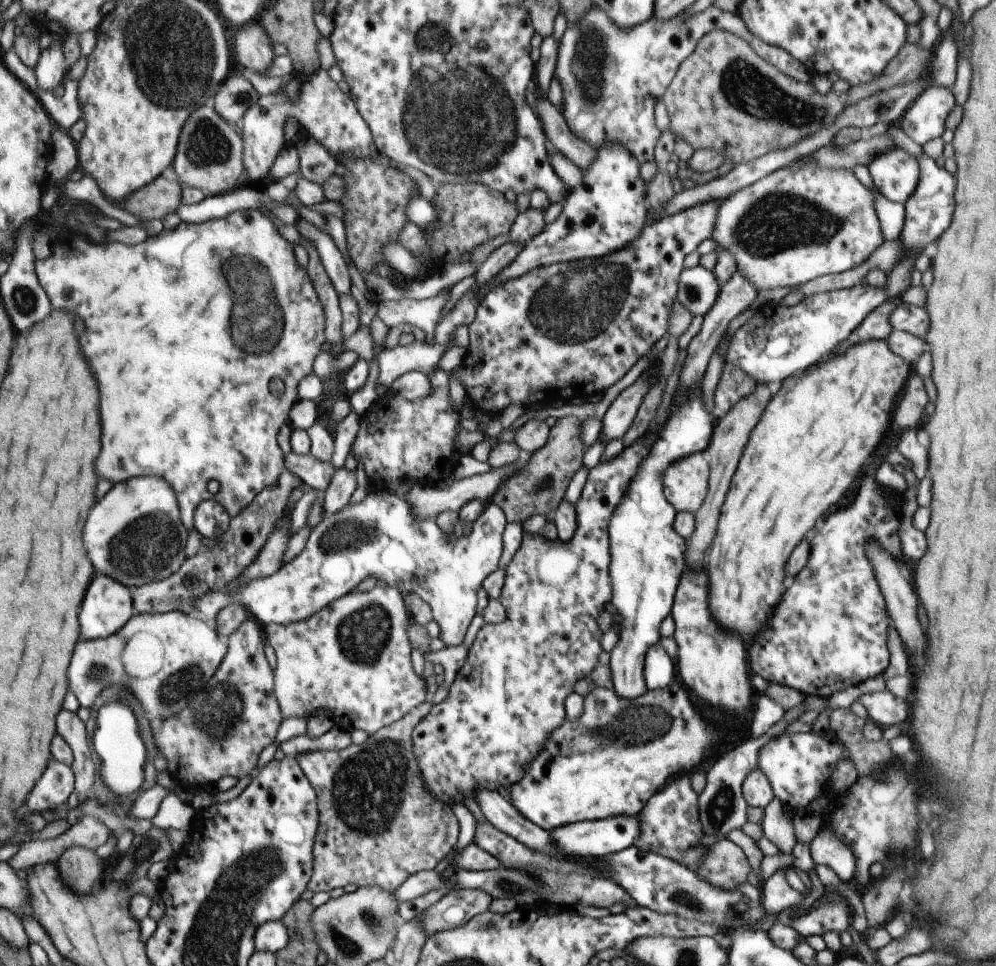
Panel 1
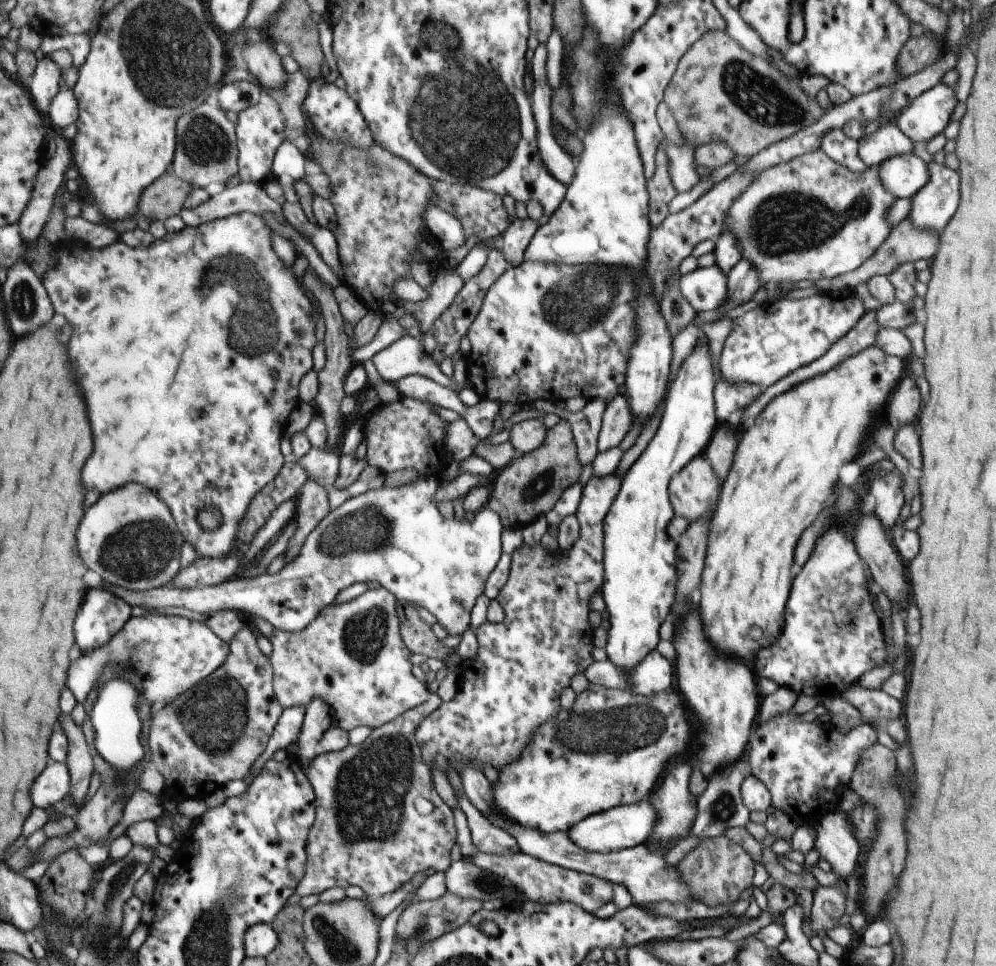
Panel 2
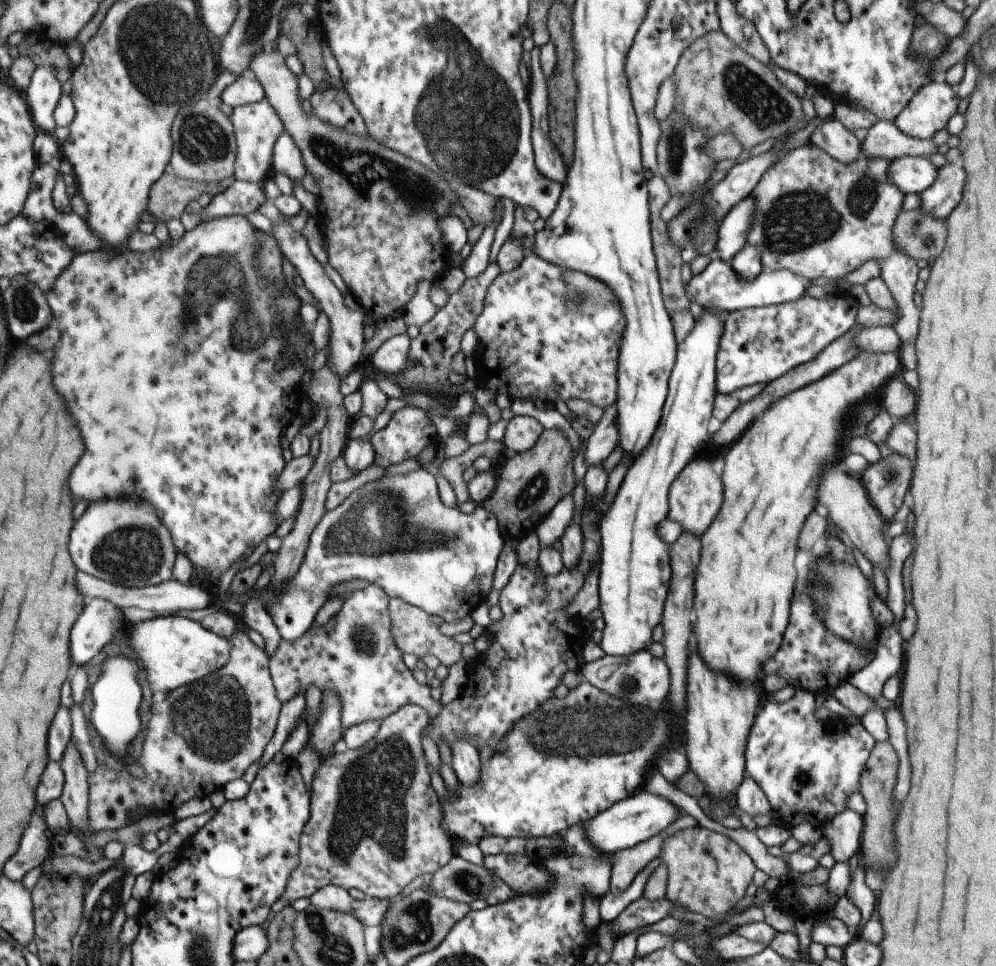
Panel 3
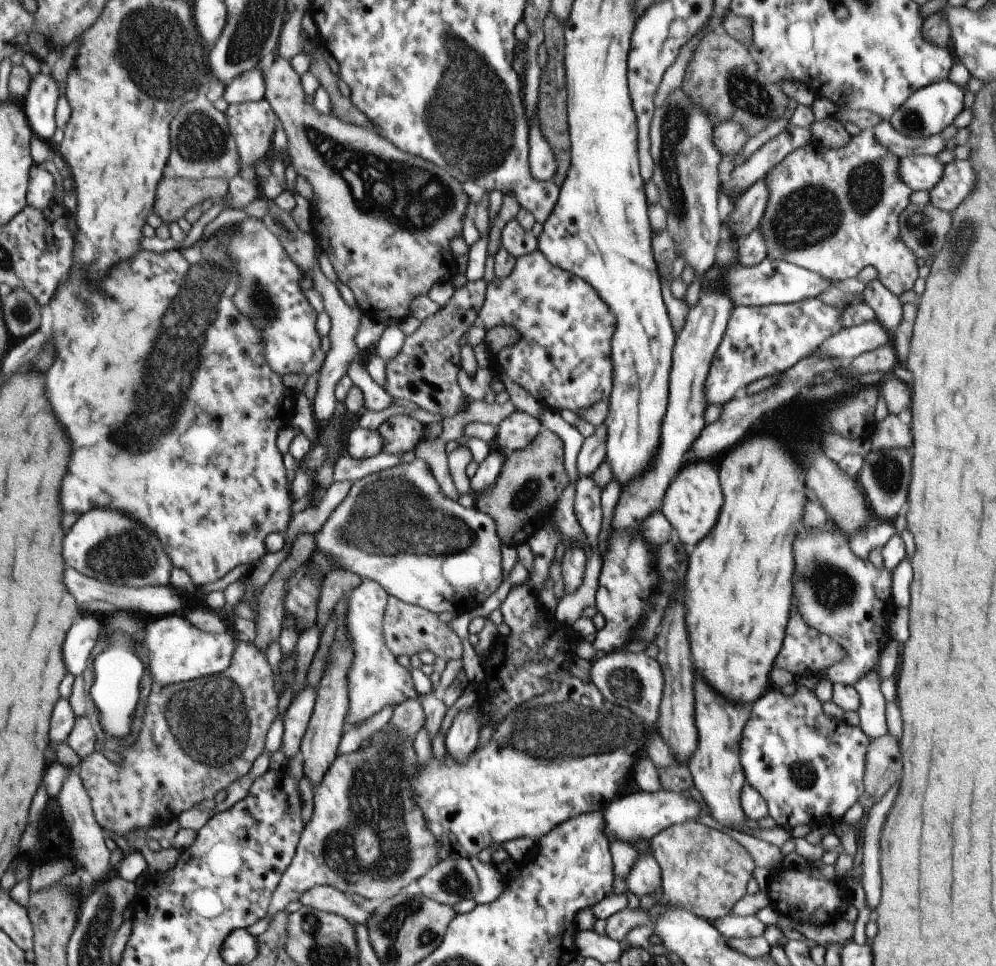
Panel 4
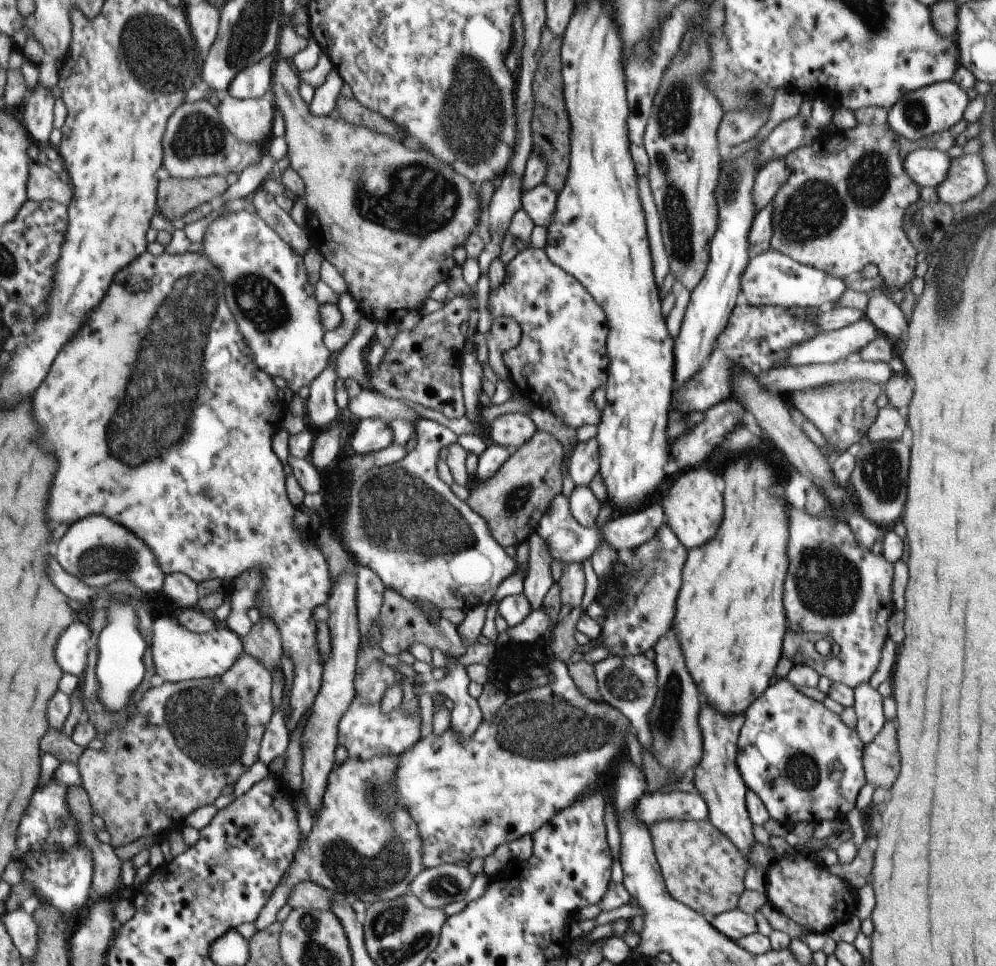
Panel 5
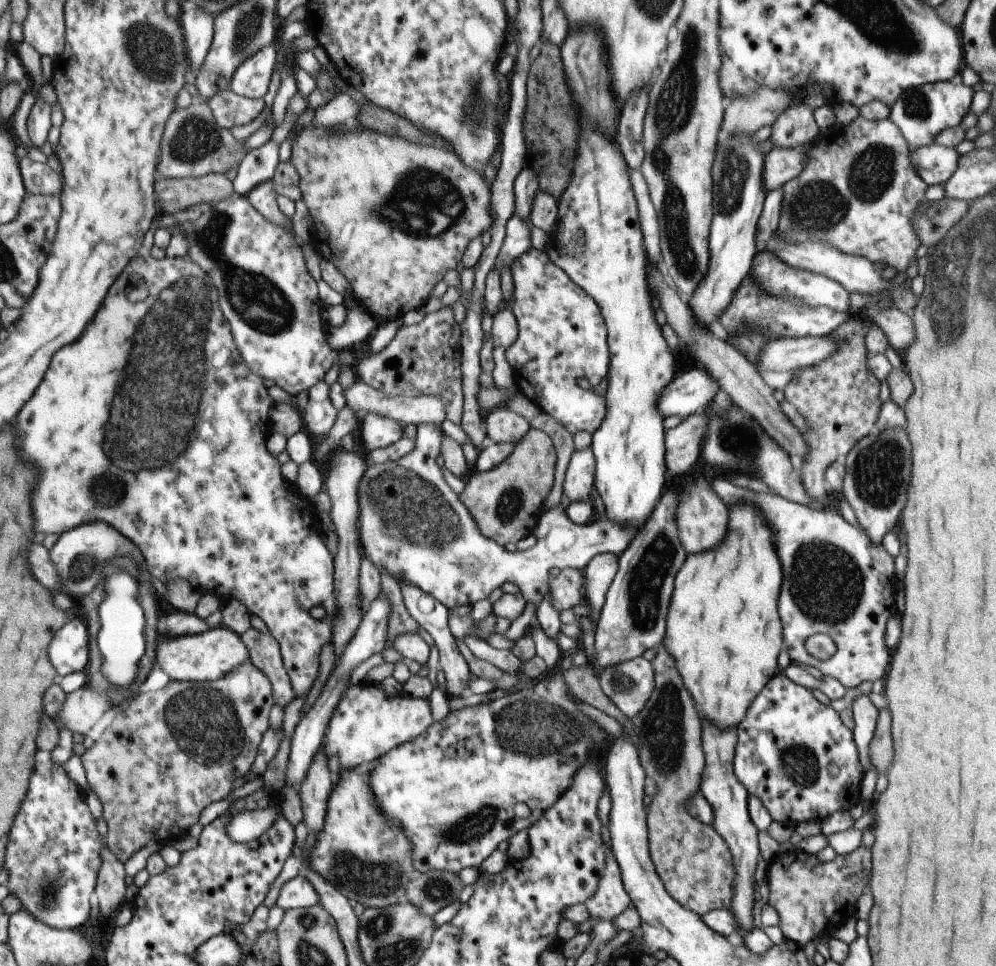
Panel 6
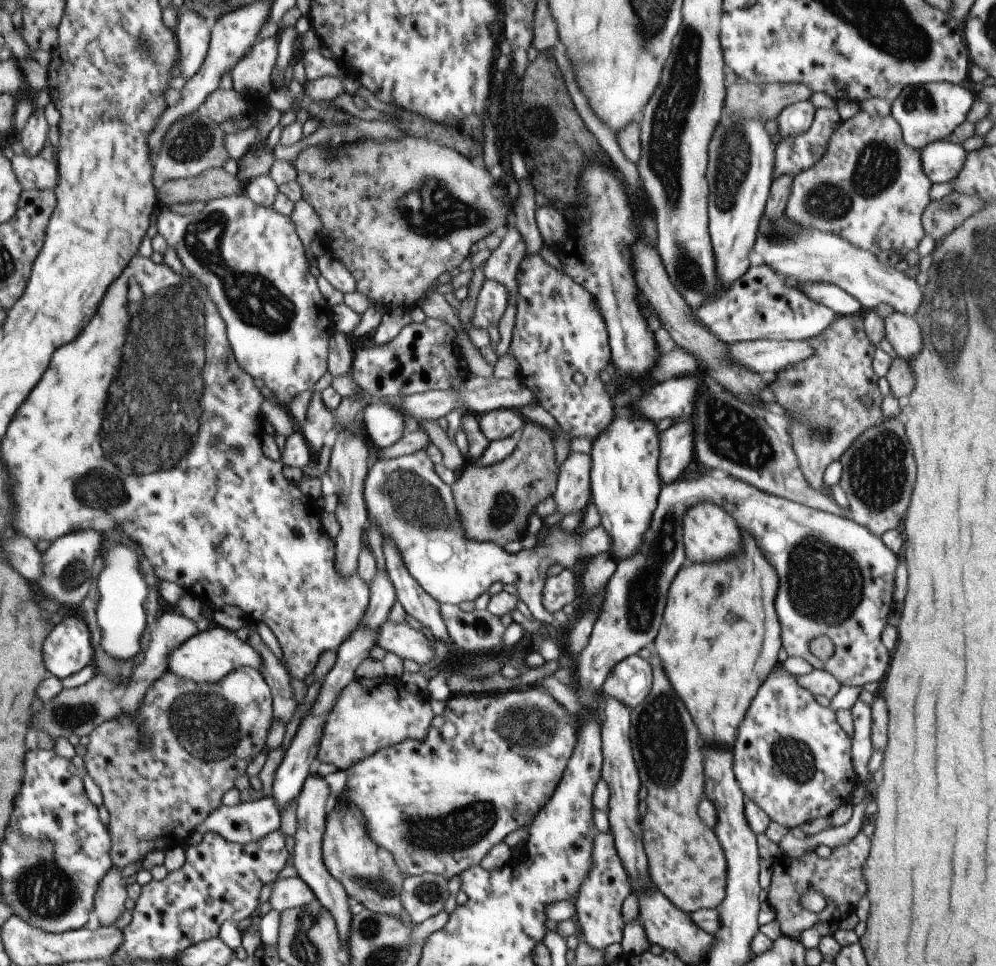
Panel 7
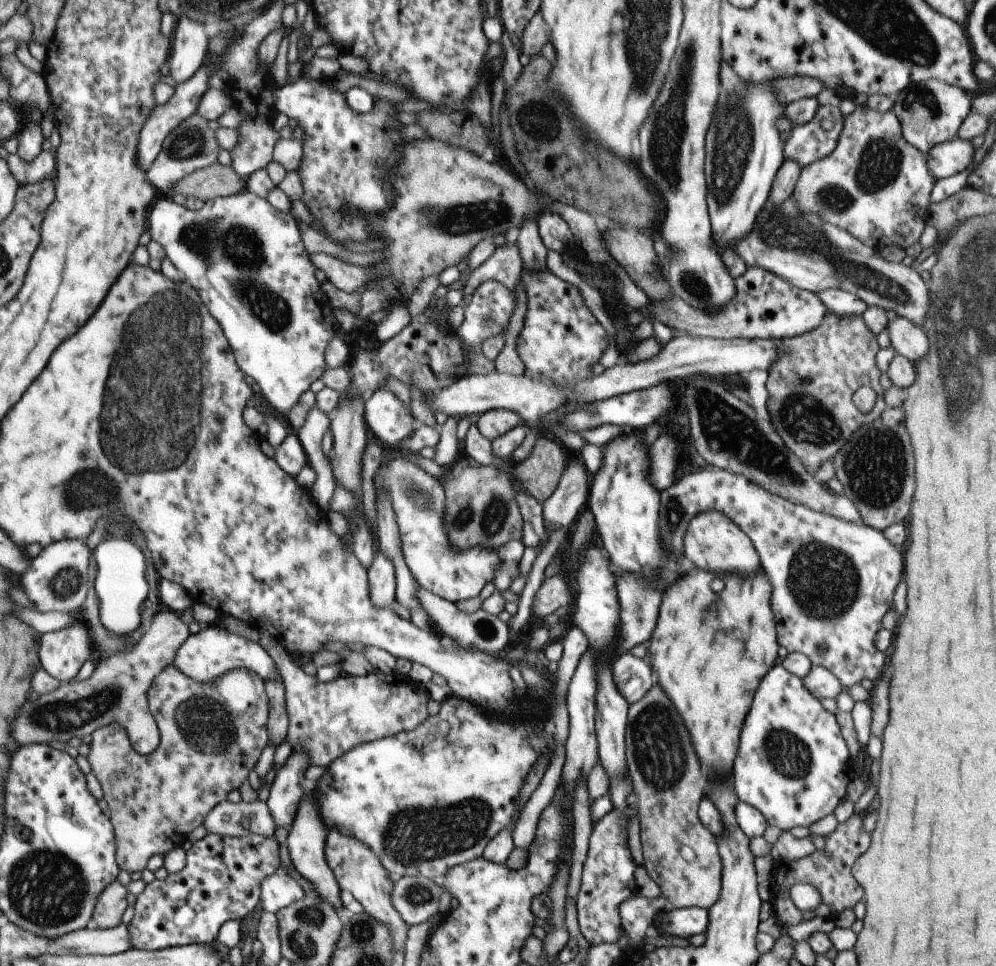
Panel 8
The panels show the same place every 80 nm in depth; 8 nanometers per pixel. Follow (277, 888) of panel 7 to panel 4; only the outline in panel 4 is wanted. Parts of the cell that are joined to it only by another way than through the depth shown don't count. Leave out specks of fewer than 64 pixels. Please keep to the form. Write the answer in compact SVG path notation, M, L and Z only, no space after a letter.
M315 885L302 893L297 900L302 906L341 915L355 925L365 925L372 913L329 885Z

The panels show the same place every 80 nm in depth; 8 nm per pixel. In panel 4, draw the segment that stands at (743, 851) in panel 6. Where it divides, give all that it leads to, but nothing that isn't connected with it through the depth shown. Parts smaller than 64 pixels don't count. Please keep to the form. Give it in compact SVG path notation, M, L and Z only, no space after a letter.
M701 676L695 678L693 696L695 696L695 702L693 702L693 722L695 722L695 728L697 728L697 750L689 756L689 762L687 762L687 768L689 768L691 776L693 776L693 784L695 784L695 788L697 788L699 794L703 797L713 820L731 829L736 824L744 826L743 818L745 816L740 805L739 791L745 784L745 779L739 760L739 740L742 735L741 728L745 726L745 722L747 722L747 718L749 718L751 702L739 704L739 702L729 702L729 700L725 700L725 698L719 696L715 690L711 690L711 688L707 686L707 682L705 682Z

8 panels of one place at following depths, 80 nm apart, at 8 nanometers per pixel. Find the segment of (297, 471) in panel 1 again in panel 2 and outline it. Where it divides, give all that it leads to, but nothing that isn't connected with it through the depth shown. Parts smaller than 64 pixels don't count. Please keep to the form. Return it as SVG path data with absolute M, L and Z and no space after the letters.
M311 447L294 462L305 471L308 479L329 490L337 476L338 460L339 457L336 452L325 452Z

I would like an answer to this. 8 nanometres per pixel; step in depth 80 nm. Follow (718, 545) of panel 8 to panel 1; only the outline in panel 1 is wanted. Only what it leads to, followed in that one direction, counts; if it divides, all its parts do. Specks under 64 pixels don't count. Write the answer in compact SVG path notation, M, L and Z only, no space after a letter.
M701 453L674 460L660 478L663 496L676 512L694 513L705 498L708 478L708 464Z

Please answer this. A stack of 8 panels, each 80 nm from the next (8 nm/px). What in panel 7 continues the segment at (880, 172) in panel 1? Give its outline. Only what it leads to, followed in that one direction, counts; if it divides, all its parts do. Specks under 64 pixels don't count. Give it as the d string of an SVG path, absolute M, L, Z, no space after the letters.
M939 141L925 146L921 154L922 168L932 184L950 182L963 168L965 152L959 144Z

